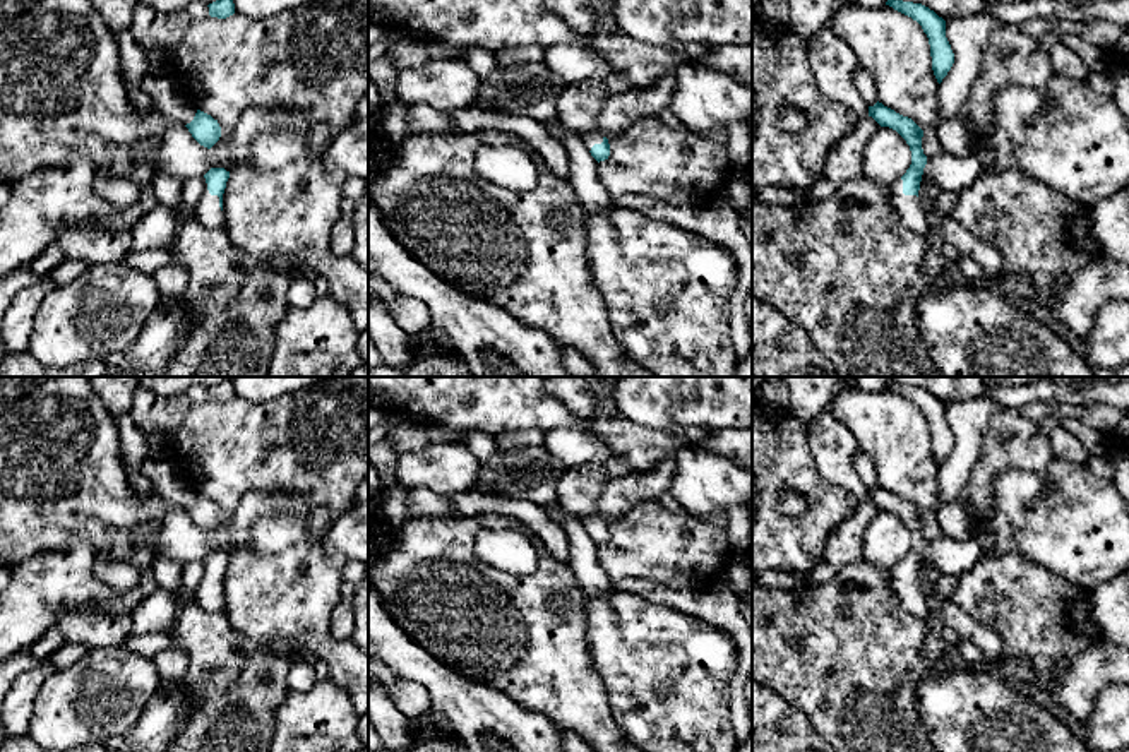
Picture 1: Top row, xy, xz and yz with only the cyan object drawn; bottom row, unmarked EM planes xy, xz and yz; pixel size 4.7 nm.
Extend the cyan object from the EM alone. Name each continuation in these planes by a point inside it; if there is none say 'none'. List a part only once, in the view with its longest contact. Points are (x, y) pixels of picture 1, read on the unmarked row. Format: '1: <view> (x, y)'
1: xy (208, 595)

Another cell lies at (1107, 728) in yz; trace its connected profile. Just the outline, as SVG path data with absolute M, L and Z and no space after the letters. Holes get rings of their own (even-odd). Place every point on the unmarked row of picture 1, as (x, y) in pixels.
M1110 683L1096 697L1091 714L1072 723L1086 747L1115 752L1129 747L1129 683Z

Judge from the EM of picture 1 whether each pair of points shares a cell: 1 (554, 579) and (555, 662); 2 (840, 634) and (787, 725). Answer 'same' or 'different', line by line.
1: same
2: different

